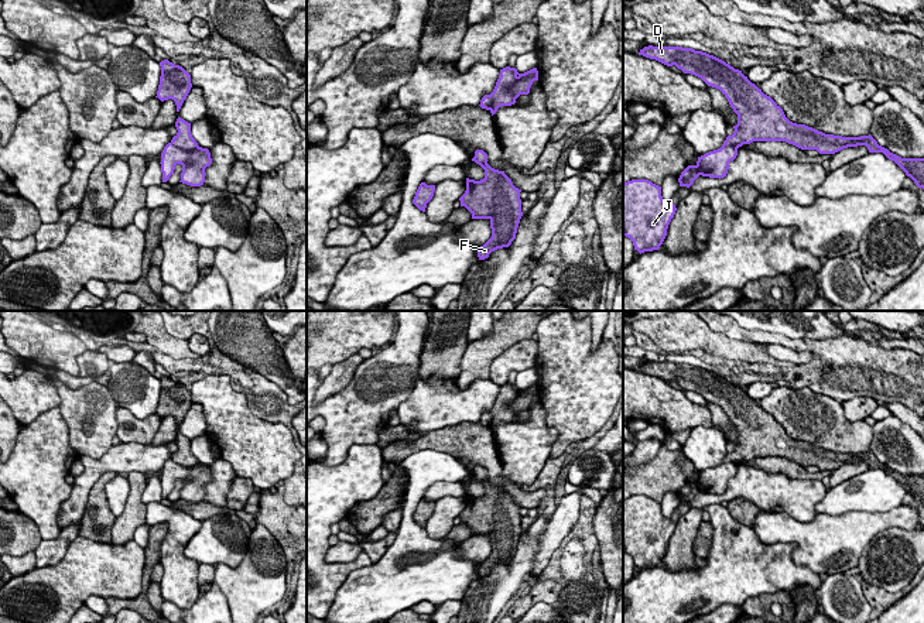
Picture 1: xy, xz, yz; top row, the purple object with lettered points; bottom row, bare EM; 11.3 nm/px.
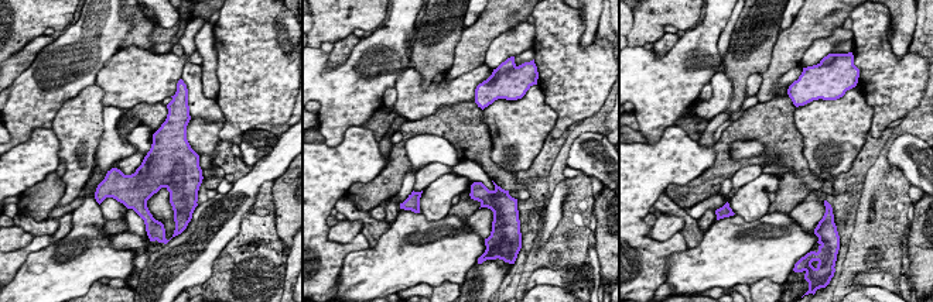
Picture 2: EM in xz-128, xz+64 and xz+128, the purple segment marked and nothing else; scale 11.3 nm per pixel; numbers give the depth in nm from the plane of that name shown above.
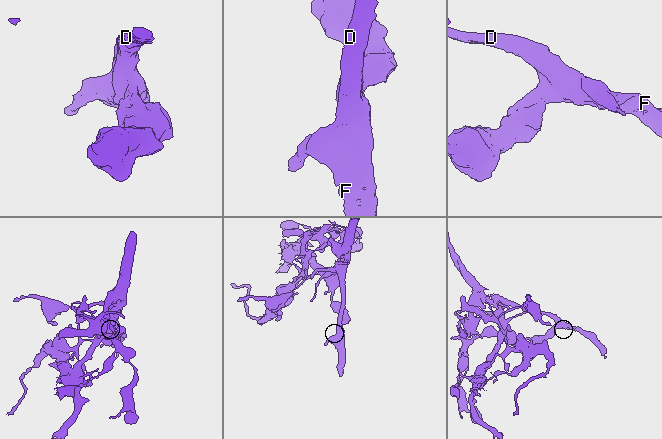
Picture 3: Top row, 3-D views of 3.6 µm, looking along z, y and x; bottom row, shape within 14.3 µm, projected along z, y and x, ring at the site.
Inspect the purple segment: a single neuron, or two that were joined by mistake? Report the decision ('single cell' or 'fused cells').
fused cells

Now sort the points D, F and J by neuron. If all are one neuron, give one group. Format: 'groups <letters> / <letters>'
groups D F / J

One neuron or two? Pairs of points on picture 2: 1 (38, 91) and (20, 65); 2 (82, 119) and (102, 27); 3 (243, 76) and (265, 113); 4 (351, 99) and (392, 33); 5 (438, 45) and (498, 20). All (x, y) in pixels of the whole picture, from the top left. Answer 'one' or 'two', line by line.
1: two
2: two
3: one
4: one
5: two

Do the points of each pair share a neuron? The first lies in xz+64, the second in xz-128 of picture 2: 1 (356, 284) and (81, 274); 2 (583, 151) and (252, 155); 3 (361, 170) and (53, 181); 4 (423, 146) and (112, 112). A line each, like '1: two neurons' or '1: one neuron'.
1: one neuron
2: one neuron
3: two neurons
4: one neuron

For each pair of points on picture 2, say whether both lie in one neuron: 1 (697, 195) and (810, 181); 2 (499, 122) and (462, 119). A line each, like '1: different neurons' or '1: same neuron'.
1: same neuron
2: different neurons

